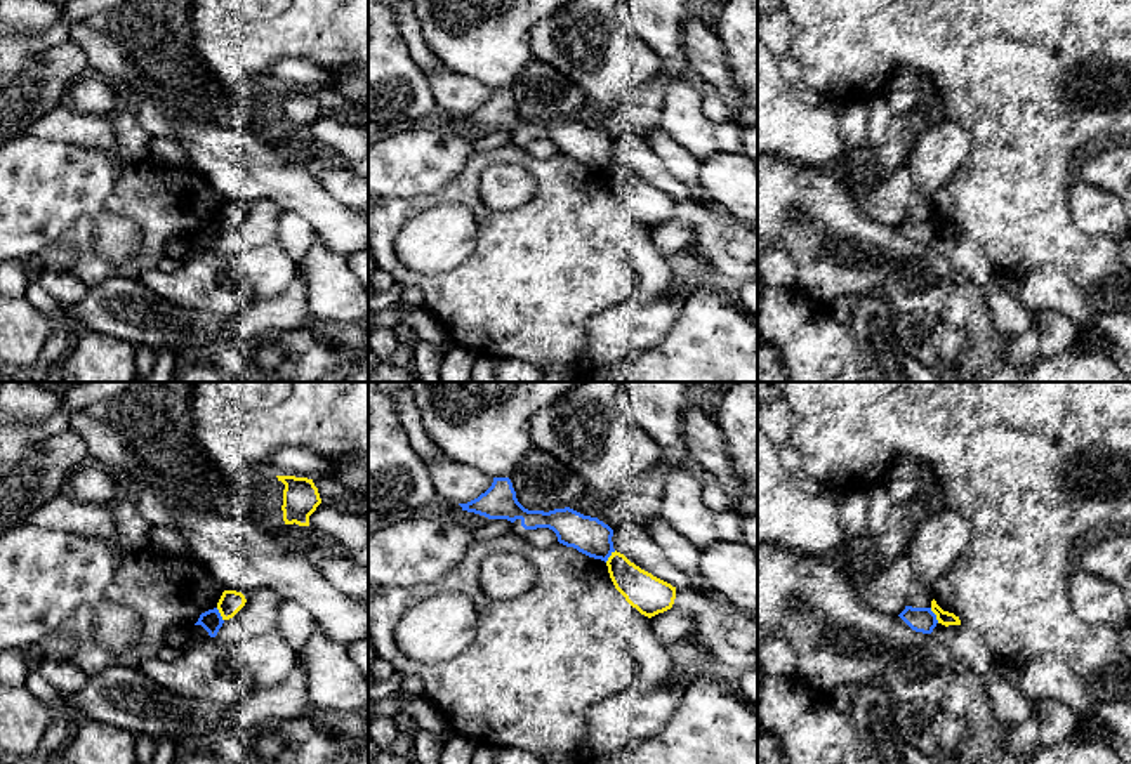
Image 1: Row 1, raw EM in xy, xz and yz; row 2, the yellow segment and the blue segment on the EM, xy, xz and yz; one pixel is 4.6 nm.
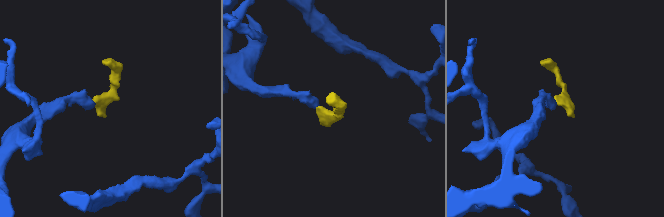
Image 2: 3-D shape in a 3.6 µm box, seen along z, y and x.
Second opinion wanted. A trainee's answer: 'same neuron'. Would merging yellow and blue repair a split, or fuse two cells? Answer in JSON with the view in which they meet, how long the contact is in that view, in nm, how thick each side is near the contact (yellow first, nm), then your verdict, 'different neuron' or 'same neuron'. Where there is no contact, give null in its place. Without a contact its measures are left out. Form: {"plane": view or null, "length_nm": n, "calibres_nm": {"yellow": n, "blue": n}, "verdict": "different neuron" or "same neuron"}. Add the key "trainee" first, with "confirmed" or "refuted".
{"trainee": "refuted", "plane": "yz", "length_nm": 80, "calibres_nm": {"yellow": 70, "blue": 110}, "verdict": "different neuron"}

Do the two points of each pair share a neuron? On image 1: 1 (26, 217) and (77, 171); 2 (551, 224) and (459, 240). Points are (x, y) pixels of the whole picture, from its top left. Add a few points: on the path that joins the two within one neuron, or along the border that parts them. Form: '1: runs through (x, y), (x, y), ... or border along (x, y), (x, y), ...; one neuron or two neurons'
1: runs through (39, 205), (65, 181); one neuron
2: border along (457, 202), (475, 221), (476, 243), (450, 270); two neurons

